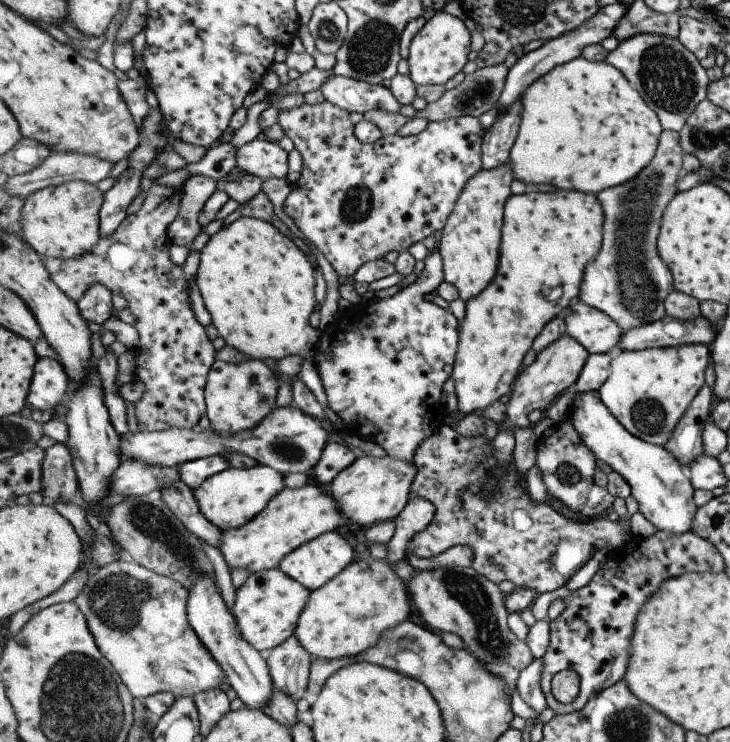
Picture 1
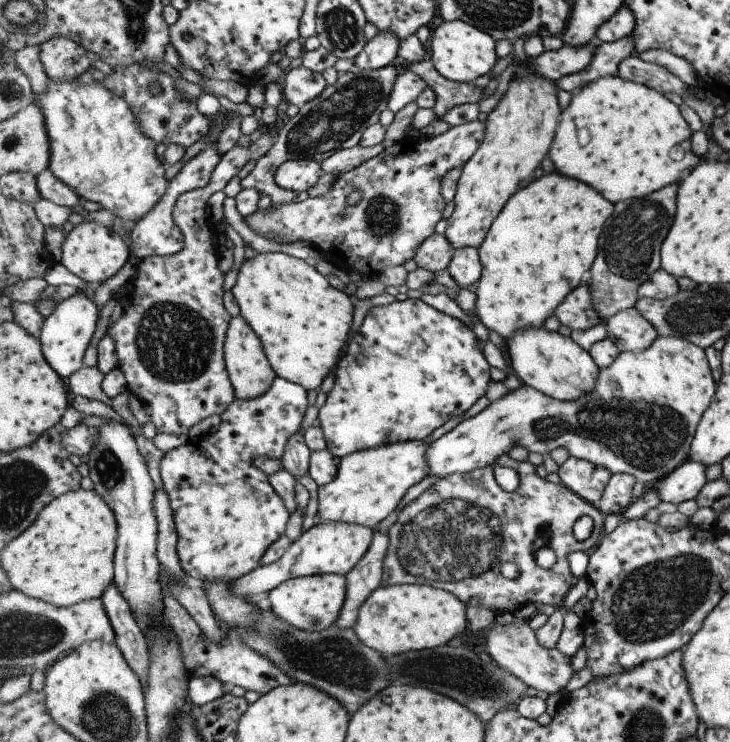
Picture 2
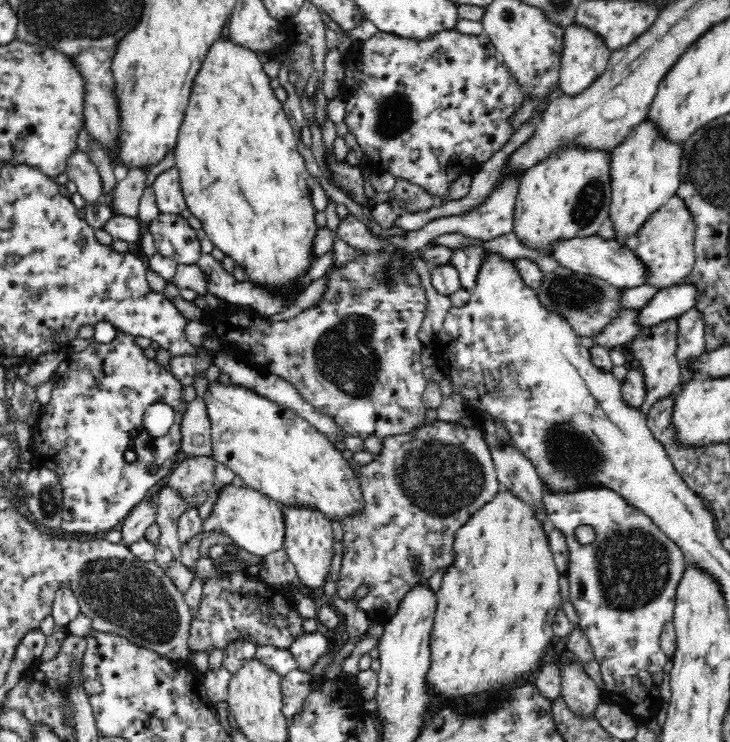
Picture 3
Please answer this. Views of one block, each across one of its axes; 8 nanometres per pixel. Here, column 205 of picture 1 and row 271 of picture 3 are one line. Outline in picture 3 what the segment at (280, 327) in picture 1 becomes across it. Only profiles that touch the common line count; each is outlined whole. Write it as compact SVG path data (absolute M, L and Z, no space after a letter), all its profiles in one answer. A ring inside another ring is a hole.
M224 30L218 40L212 42L212 46L206 50L206 56L202 60L200 70L196 73L188 106L180 126L177 136L177 143L174 149L174 168L178 170L180 186L187 208L201 222L201 228L205 231L205 237L210 239L214 246L217 246L224 254L227 254L235 264L241 265L245 269L247 281L256 285L270 288L282 288L284 293L289 292L289 288L296 281L296 276L302 274L312 261L310 244L316 236L316 224L314 224L314 214L317 211L311 201L309 190L309 174L305 167L304 157L297 148L297 140L294 137L294 130L286 119L286 112L282 107L282 102L274 96L274 90L270 86L270 77L262 69L262 62L253 50L238 44L233 38L226 34Z

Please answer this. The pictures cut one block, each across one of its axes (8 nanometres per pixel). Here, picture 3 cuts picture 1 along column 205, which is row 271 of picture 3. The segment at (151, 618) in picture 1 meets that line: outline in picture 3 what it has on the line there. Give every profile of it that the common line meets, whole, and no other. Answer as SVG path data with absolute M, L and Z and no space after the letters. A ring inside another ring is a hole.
M678 195L669 198L666 204L654 210L648 220L638 228L638 232L624 236L621 242L642 261L646 269L646 286L666 289L680 285L694 268L694 221Z

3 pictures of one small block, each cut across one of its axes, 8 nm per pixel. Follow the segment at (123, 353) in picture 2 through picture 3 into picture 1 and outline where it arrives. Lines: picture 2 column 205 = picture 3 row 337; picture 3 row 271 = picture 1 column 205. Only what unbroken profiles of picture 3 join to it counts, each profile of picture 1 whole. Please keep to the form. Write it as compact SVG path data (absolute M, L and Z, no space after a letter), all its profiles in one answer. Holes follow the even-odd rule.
M152 181L140 209L125 218L123 224L111 236L102 238L91 252L67 260L48 258L44 261L53 280L76 303L95 284L103 284L114 295L121 295L127 300L128 308L135 317L135 328L141 337L140 348L135 353L134 370L135 377L145 384L143 398L134 404L135 418L141 432L161 432L172 428L196 429L199 418L208 416L206 386L218 352L207 338L207 330L193 310L184 266L177 266L170 254L172 241L169 227L180 214L181 207L181 188L159 186Z

